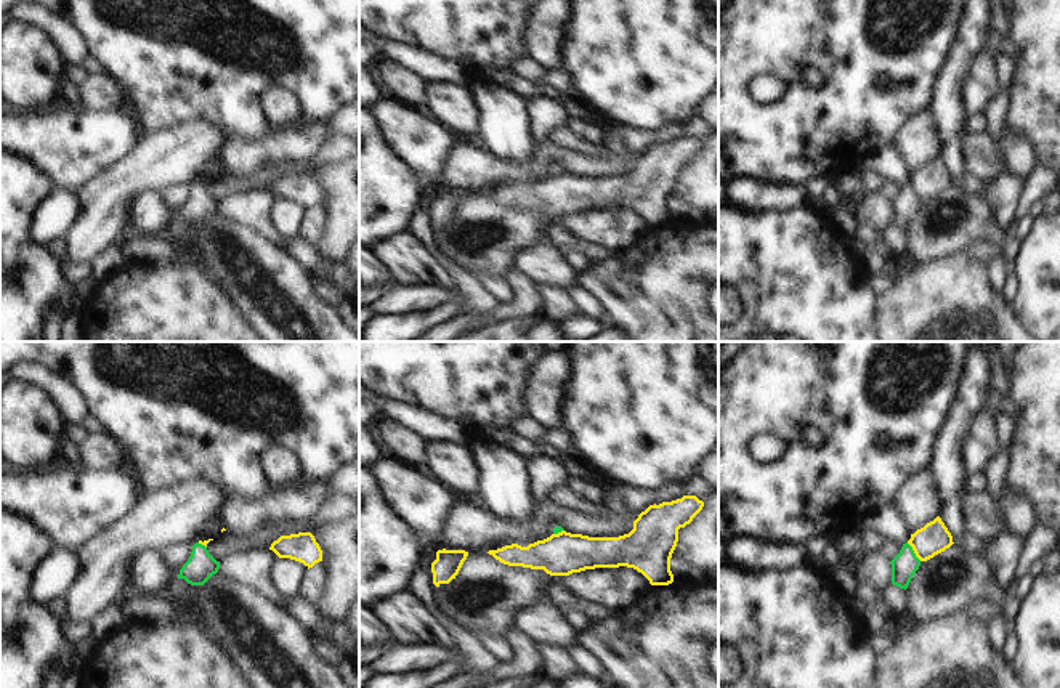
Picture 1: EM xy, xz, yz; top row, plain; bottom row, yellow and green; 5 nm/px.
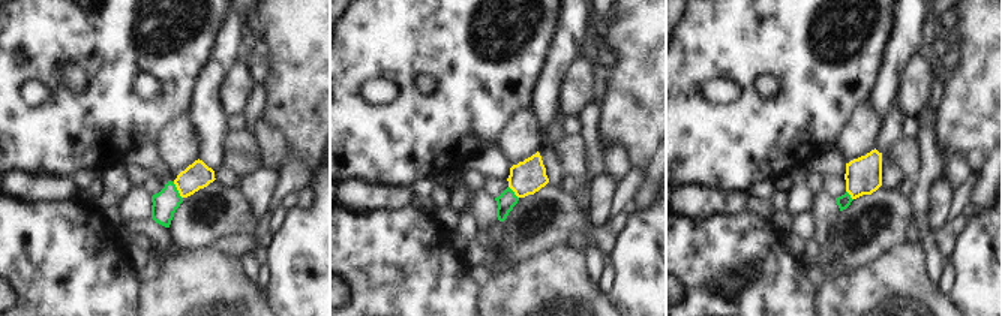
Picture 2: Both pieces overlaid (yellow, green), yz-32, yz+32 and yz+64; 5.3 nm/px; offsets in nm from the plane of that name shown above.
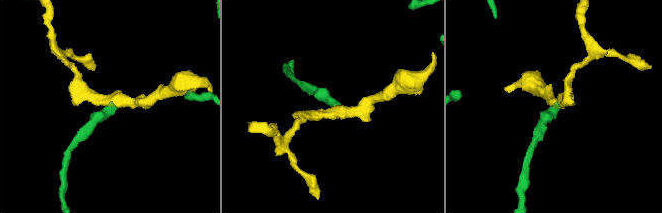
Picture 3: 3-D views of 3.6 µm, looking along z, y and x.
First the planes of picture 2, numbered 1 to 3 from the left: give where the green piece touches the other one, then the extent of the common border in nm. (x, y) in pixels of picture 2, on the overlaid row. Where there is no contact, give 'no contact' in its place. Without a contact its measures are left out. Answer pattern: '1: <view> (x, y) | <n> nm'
1: yz-32 (177, 189) | 110 nm
2: yz+32 (513, 190) | 90 nm
3: yz+64 (849, 193) | 70 nm

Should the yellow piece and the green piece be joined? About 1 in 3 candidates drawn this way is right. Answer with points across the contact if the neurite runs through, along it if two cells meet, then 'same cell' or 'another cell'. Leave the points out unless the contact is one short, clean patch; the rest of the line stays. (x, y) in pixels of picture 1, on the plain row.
border yz (906, 183), (921, 201); another cell

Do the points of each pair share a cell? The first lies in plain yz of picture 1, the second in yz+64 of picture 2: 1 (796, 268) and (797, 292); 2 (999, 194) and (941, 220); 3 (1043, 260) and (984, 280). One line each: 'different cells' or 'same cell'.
1: same cell
2: same cell
3: same cell

